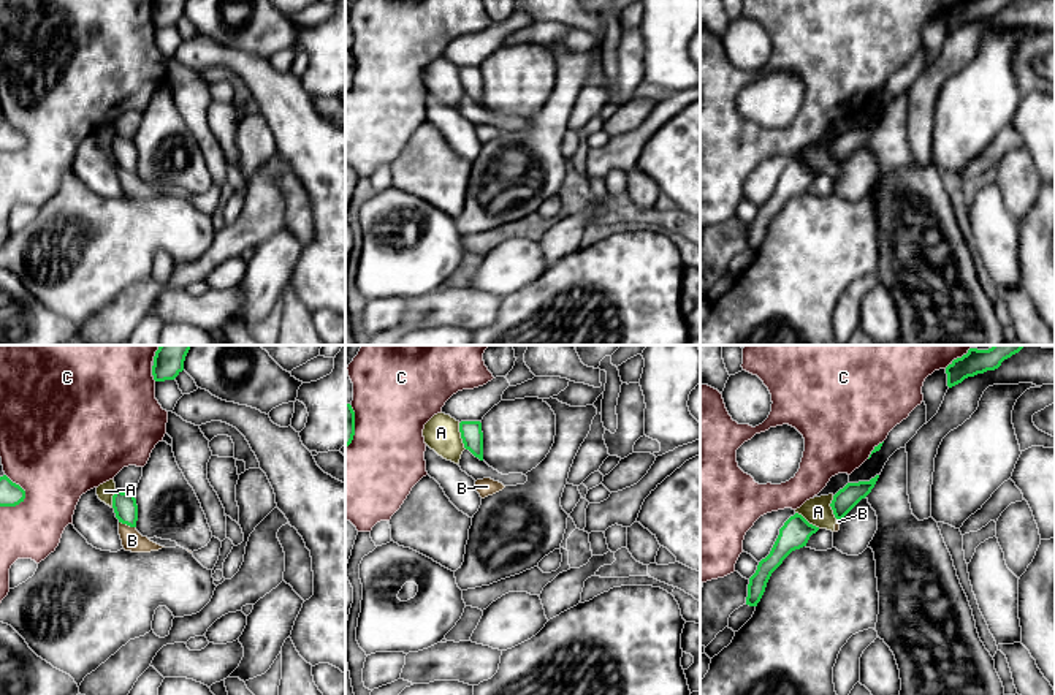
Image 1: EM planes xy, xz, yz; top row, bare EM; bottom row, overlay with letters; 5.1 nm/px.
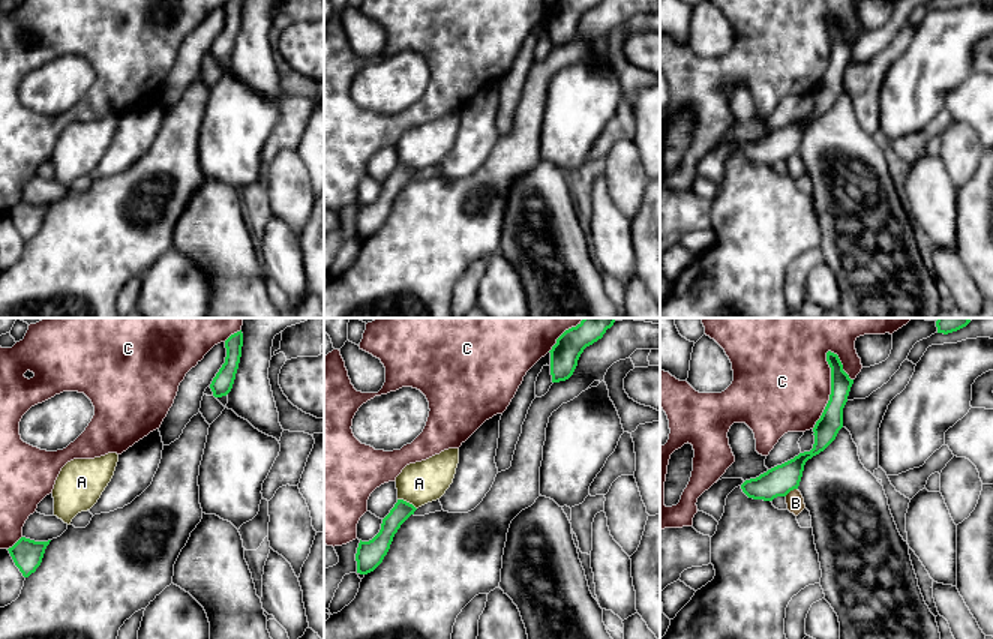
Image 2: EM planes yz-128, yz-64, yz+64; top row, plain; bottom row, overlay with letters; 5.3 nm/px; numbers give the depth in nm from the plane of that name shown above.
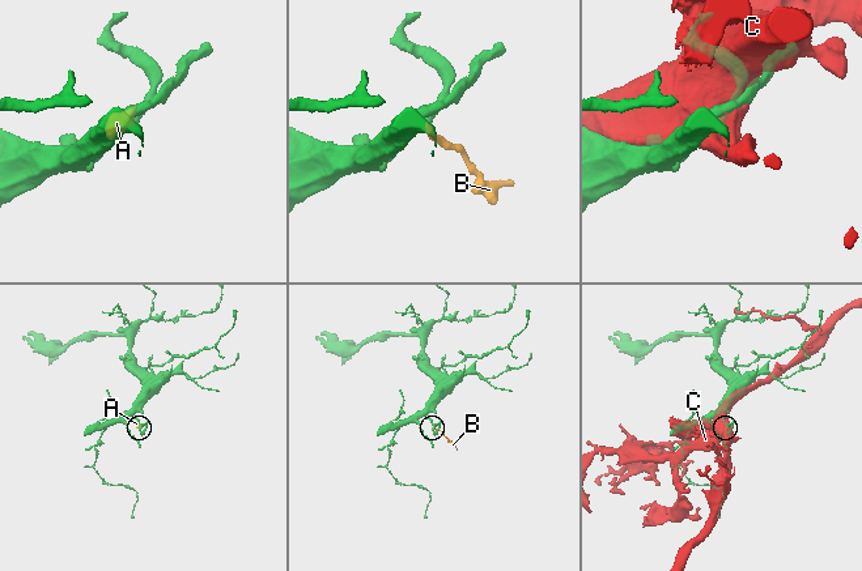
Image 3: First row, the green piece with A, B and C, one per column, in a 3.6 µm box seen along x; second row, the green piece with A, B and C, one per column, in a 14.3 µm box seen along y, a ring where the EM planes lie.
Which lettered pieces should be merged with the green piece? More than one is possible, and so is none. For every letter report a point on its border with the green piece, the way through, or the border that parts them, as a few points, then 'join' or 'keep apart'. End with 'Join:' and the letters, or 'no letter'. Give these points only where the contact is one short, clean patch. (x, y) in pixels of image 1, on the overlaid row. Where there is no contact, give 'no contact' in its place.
A: meets green in xz at (461, 436); keep apart
B: meets green in xy at (127, 524); border along xy (119, 521), (135, 527); keep apart
C: meets green in xy at (22, 489); keep apart
Join: no letter

